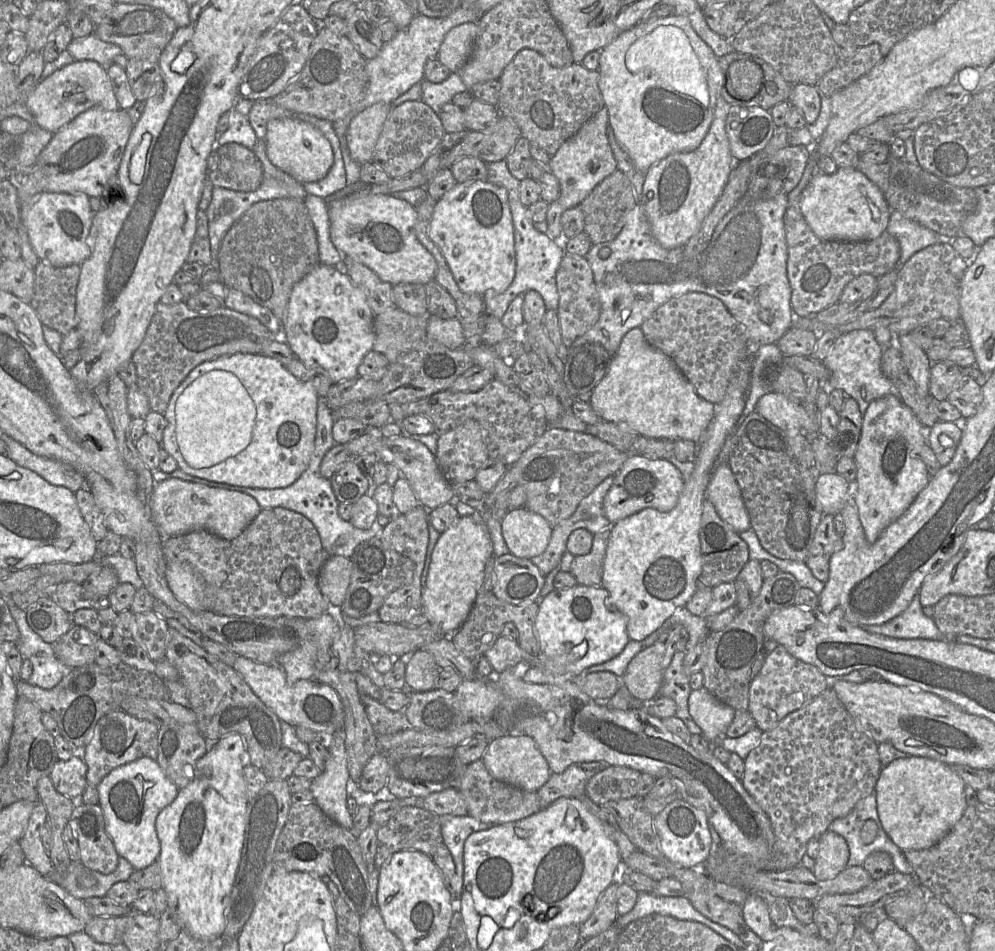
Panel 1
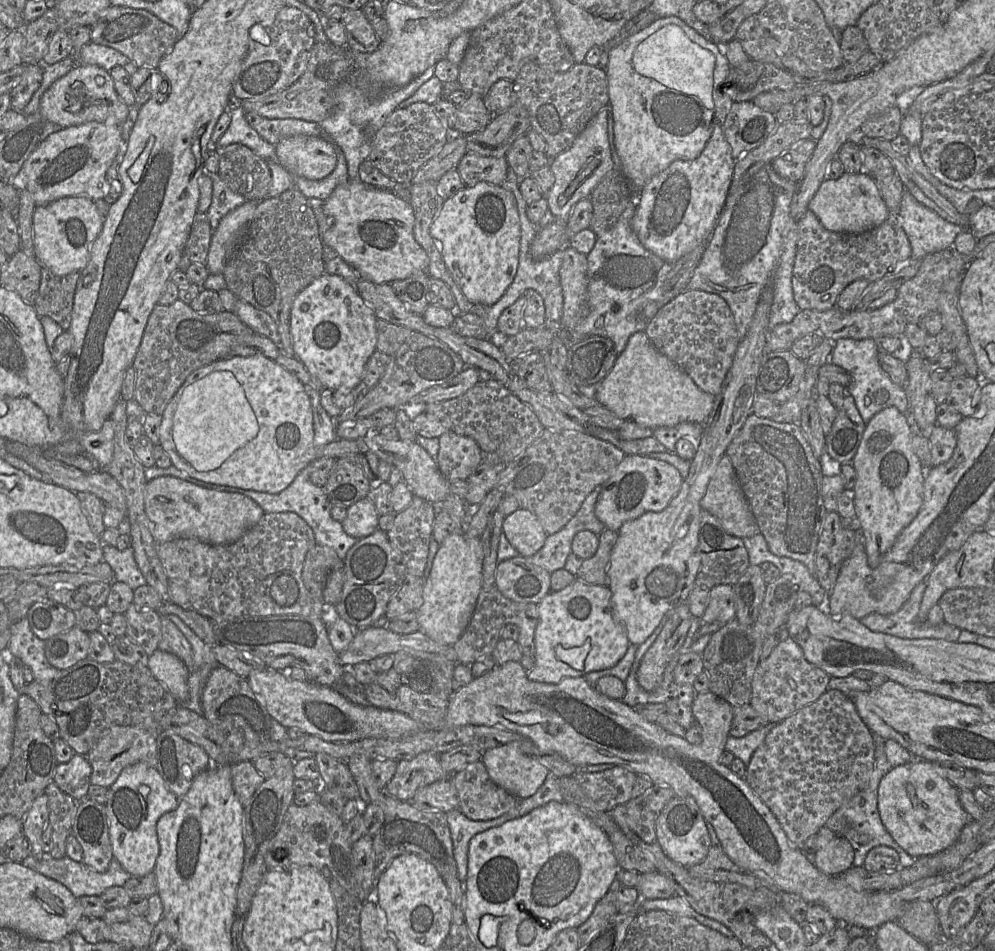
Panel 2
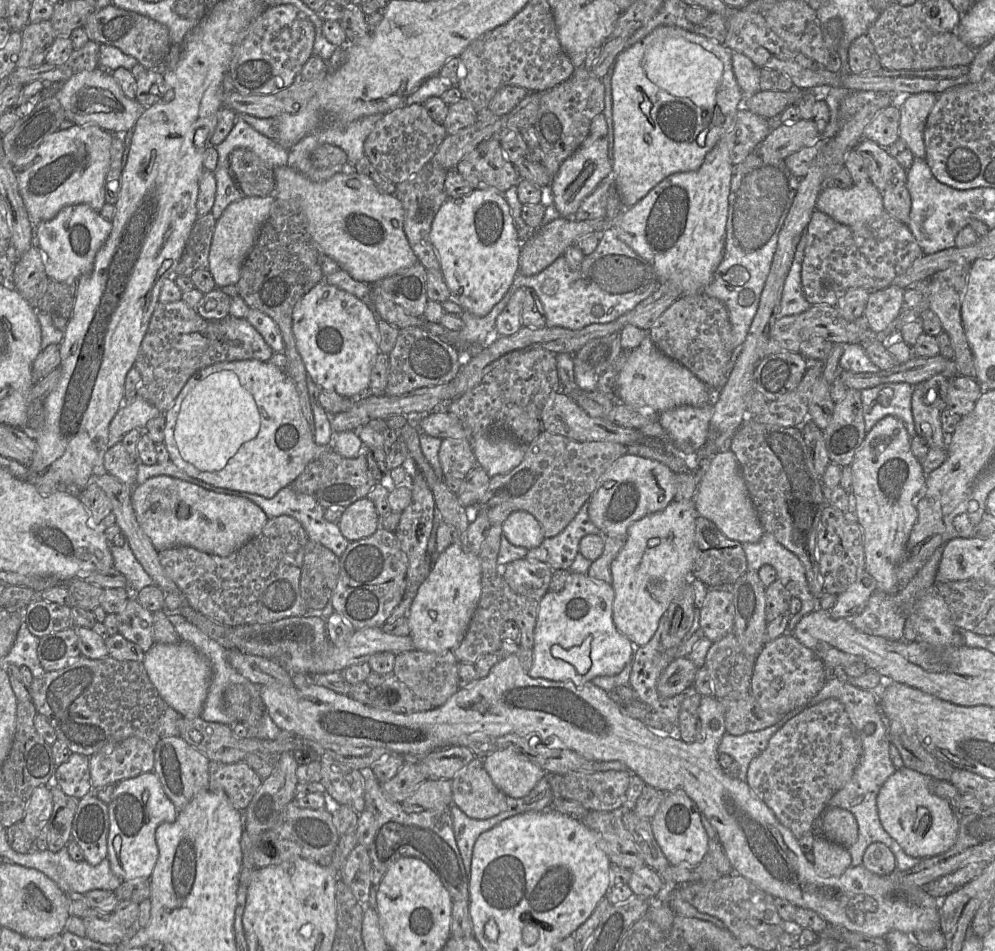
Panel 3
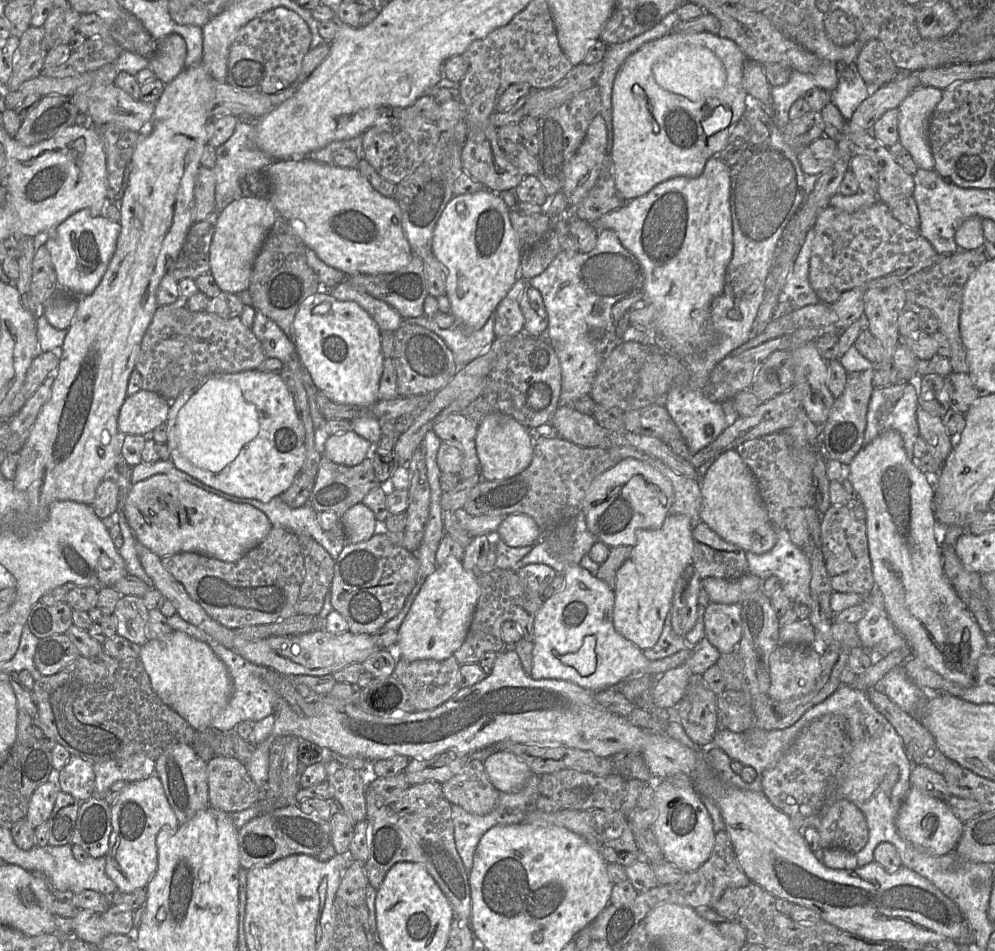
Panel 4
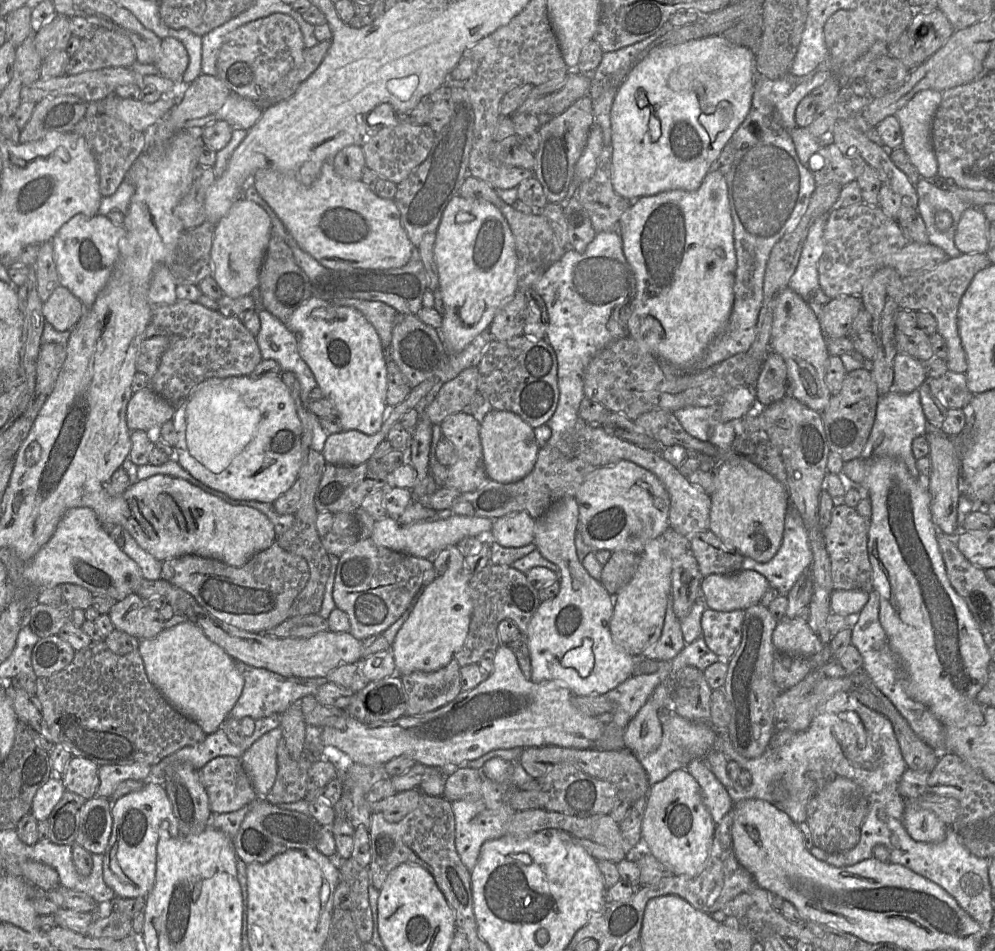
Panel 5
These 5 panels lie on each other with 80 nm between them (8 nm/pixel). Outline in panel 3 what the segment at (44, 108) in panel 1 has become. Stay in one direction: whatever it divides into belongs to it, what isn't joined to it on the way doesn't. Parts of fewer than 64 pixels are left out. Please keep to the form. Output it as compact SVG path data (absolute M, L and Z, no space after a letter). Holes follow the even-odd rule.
M98 67L74 74L59 85L54 96L63 107L66 119L75 125L96 125L112 134L132 130L145 109L137 100L124 95L111 72Z

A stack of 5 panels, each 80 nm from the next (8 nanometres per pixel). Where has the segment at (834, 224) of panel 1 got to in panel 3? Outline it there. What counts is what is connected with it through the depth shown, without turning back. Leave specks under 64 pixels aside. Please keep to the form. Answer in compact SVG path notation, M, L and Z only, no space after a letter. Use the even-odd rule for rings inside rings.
M871 181L854 184L847 189L828 185L822 189L816 210L847 225L866 225L884 212L882 194Z

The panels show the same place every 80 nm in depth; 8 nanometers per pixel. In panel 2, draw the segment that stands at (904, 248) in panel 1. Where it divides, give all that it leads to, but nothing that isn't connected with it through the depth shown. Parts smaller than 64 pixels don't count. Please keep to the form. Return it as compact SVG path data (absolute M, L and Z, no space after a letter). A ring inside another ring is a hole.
M905 188L899 210L891 215L894 216L895 221L903 228L907 235L911 245L910 260L921 260L928 254L952 248L956 236L965 230L957 224L948 222L935 211L919 203Z

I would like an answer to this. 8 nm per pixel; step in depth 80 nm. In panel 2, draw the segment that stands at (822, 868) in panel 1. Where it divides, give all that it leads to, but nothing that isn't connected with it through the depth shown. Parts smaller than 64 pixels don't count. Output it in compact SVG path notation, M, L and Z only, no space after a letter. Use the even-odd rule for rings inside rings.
M826 827L816 834L815 849L814 865L825 875L842 874L853 866L854 850L850 843Z

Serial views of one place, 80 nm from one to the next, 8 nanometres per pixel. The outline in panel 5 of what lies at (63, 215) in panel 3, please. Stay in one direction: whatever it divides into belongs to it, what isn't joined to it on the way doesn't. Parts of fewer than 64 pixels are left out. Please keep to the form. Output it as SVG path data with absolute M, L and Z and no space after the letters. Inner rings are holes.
M76 214L61 226L51 239L60 286L80 299L85 309L90 308L106 286L119 258L119 241L126 231L105 215L88 217Z

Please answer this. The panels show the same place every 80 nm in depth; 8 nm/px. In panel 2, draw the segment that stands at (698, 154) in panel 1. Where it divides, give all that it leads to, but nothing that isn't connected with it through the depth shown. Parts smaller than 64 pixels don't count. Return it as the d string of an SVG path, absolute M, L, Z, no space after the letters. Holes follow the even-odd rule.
M715 125L702 153L694 160L676 160L654 175L639 191L632 229L641 244L668 263L675 263L686 253L708 241L725 207L736 160L725 139L722 125Z

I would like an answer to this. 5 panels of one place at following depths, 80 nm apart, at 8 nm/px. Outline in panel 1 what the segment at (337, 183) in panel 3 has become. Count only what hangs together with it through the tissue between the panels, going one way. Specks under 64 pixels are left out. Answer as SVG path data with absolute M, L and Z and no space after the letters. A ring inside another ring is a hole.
M354 192L329 201L328 215L330 238L337 250L369 267L382 281L426 285L435 280L436 260L417 238L417 212L407 201L390 194Z

